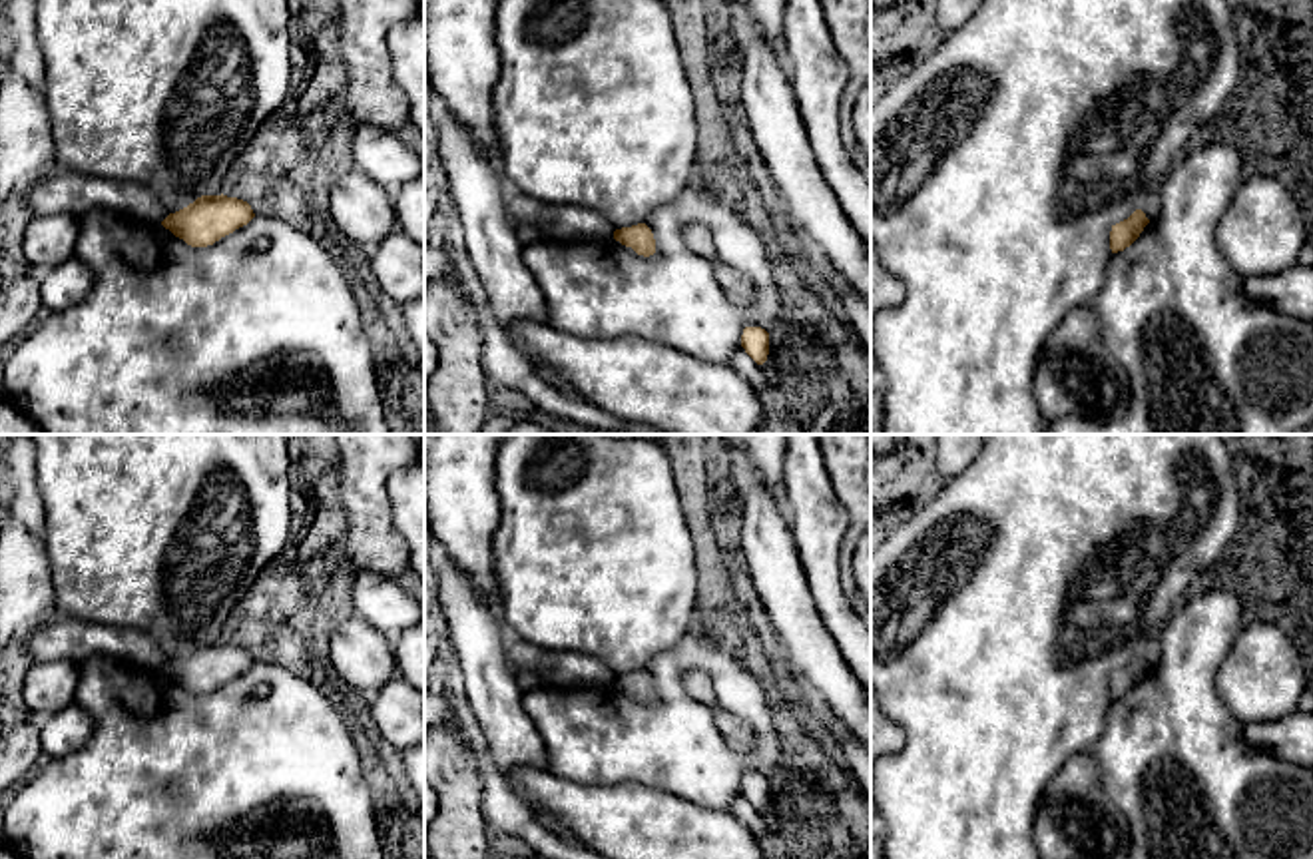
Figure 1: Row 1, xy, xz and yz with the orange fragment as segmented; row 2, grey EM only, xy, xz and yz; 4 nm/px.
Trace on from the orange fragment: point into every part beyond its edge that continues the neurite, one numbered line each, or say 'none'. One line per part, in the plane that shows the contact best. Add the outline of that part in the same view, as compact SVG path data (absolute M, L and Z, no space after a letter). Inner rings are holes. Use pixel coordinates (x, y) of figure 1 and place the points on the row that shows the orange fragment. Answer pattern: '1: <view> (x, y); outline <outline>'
none

